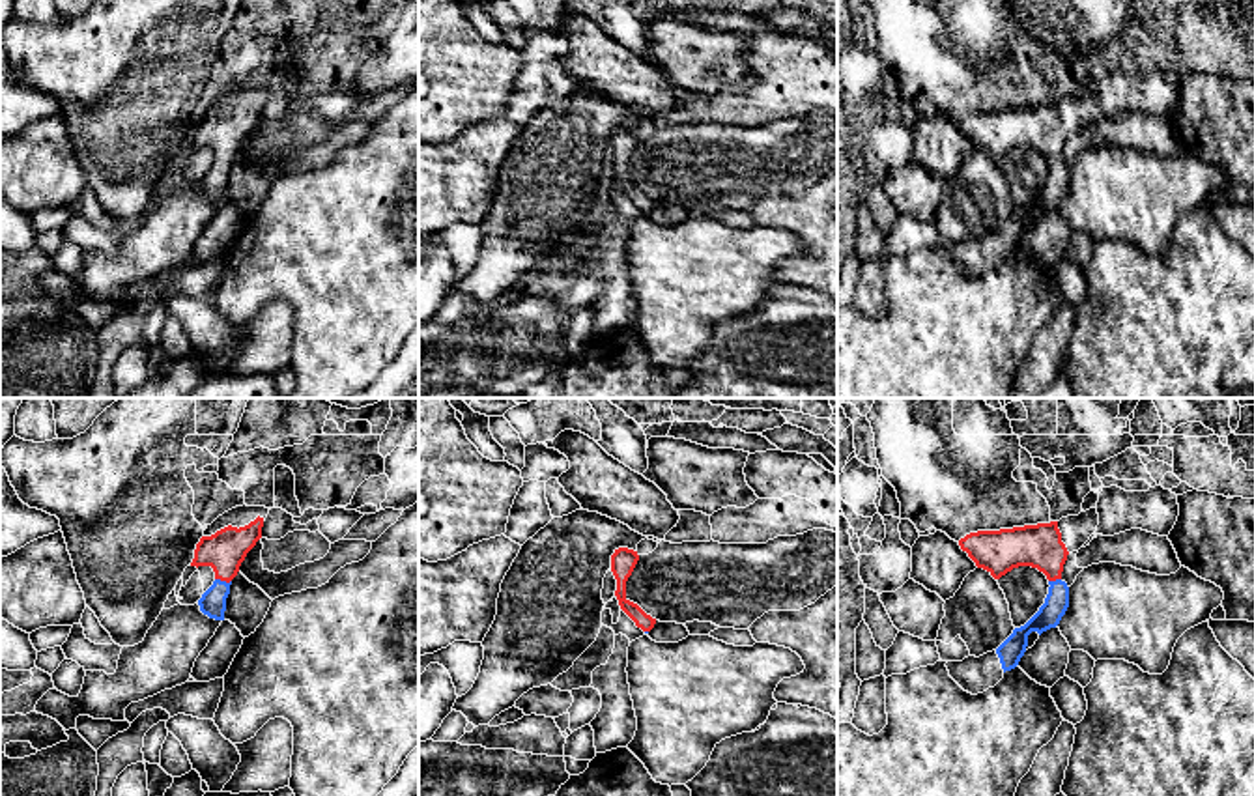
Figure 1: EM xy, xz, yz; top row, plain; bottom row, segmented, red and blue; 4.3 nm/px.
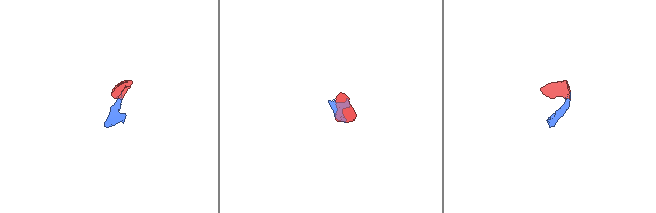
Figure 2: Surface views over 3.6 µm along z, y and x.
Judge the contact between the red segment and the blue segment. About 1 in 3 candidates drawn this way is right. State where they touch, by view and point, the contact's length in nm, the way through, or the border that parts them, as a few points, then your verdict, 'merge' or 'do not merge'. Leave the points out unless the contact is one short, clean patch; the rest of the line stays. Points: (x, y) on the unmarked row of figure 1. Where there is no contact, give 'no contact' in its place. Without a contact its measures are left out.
meets red in xy at (223, 161); contact 70 nm long; runs through xy (225, 131), (223, 161), (213, 182); merge

